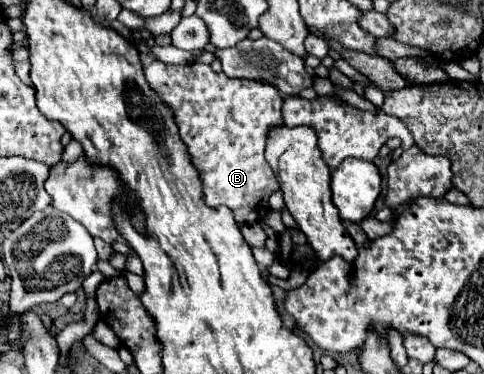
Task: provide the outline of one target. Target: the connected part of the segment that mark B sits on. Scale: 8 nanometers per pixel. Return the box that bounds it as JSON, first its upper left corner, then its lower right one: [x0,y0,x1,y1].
[144,61,282,225]

